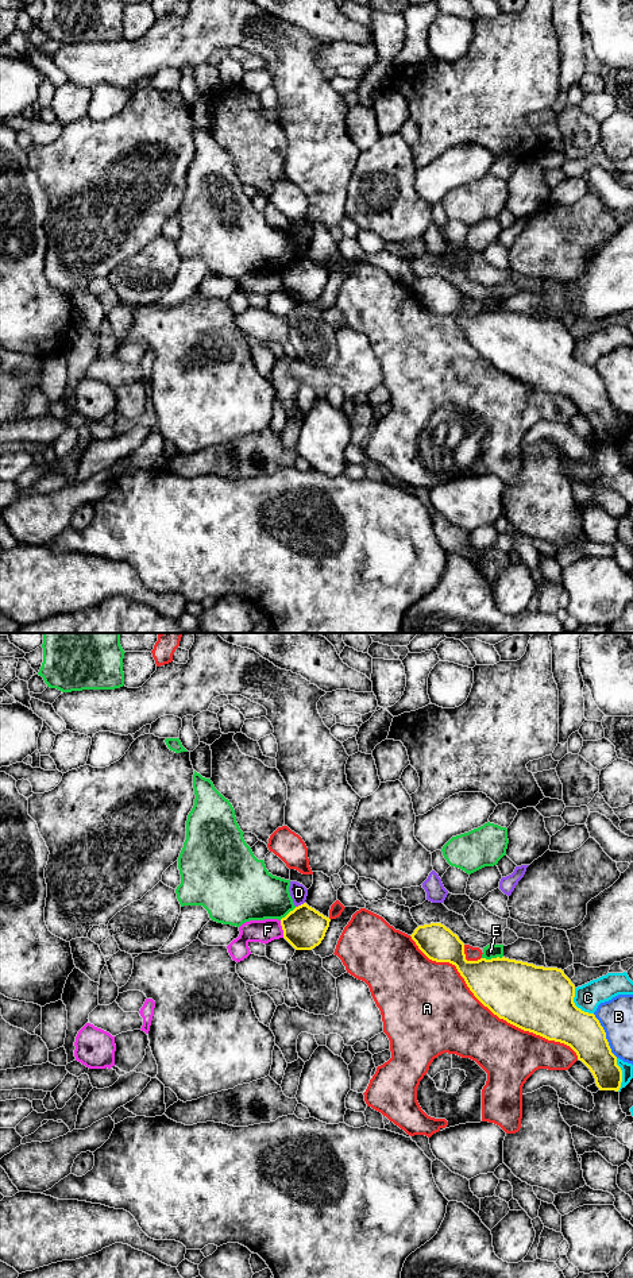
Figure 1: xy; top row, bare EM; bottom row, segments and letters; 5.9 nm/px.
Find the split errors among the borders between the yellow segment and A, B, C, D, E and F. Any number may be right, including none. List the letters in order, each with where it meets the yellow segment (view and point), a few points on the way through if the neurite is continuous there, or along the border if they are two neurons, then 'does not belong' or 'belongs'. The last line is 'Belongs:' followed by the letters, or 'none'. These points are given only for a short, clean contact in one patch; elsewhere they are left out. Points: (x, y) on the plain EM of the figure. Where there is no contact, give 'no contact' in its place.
A: meets yellow in xy at (489, 360); does not belong
B: meets yellow in xy at (605, 387); does not belong
C: meets yellow in xy at (575, 358); does not belong
D: meets yellow in xy at (301, 257); does not belong
E: meets yellow in xy at (491, 311); does not belong
F: meets yellow in xy at (282, 281); border along xy (280, 273), (284, 289); does not belong
Belongs: none

